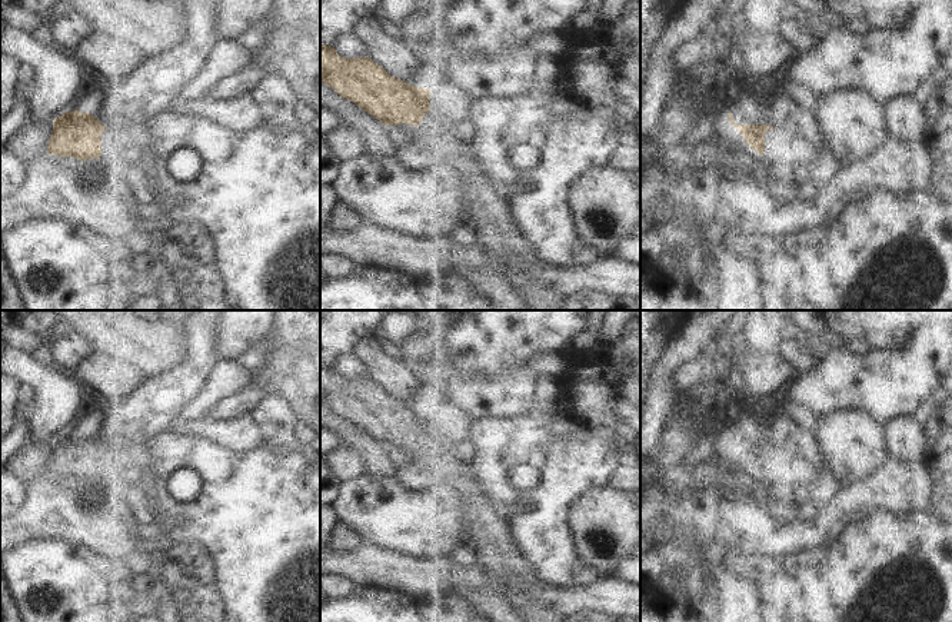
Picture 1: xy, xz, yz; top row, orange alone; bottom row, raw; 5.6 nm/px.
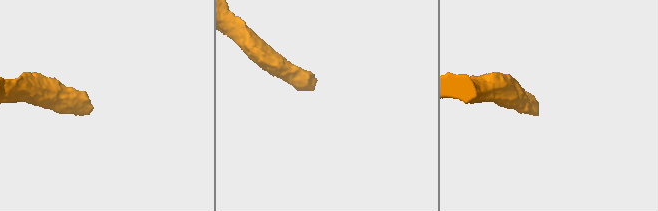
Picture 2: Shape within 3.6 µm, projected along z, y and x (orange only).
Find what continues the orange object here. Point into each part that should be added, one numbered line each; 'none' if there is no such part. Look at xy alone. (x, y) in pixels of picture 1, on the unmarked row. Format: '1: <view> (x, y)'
1: xy (116, 463).

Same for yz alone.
1: yz (794, 474).

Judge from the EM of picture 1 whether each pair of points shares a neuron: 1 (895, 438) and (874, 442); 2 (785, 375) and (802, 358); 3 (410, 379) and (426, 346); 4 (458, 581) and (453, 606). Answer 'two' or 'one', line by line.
1: two
2: two
3: two
4: two

